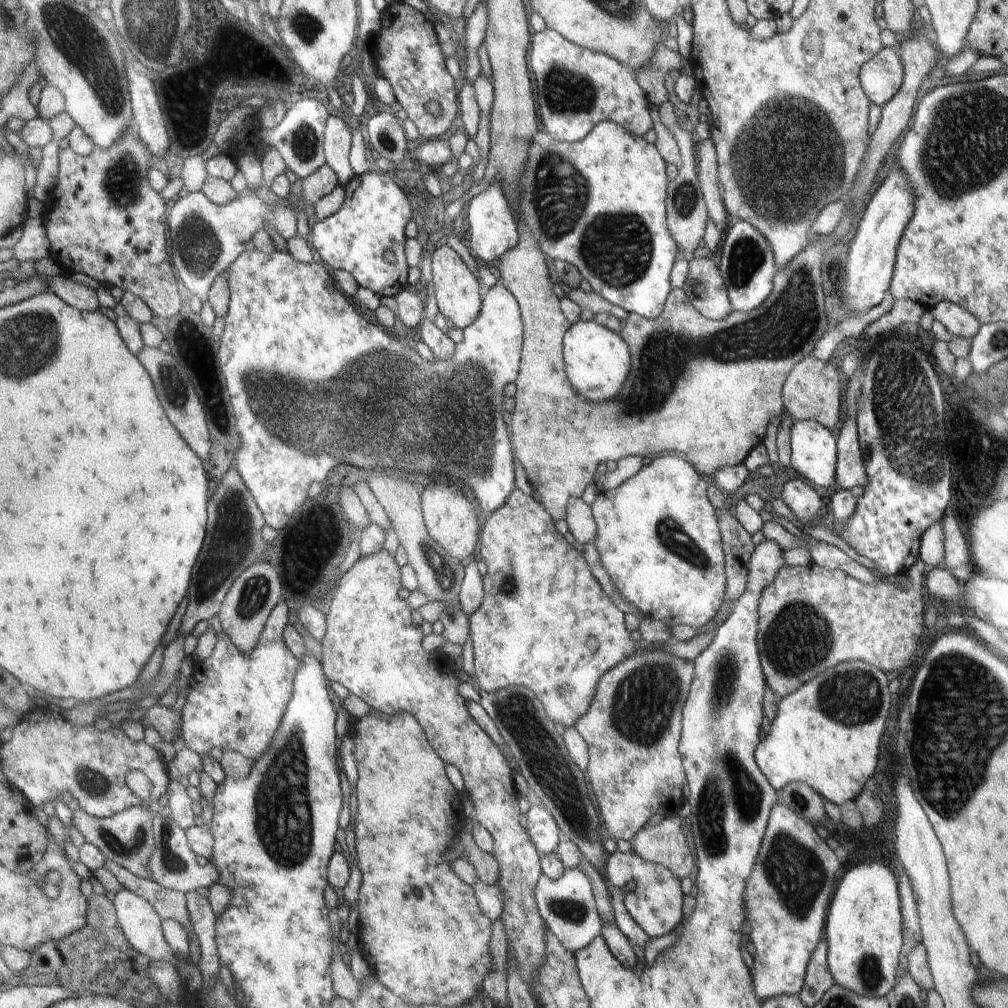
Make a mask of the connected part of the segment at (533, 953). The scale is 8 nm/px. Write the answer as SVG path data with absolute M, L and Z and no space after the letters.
M386 548L378 554L373 554L367 557L362 557L358 559L355 565L352 567L352 570L347 571L340 580L338 592L334 597L334 602L332 602L331 612L328 614L327 619L329 622L327 637L323 640L324 647L324 666L325 673L329 677L330 682L336 681L344 685L350 693L355 694L366 701L372 706L375 711L380 713L386 713L390 717L394 715L399 715L400 713L410 713L414 715L414 718L417 718L421 725L426 729L428 738L430 739L431 744L436 749L436 752L447 762L447 764L453 764L456 766L463 775L466 784L467 796L472 798L475 802L476 810L478 811L478 816L475 818L480 824L484 825L486 828L489 828L492 831L492 834L497 840L497 845L495 848L494 854L498 857L499 863L501 864L501 873L502 878L498 885L500 885L504 892L506 893L506 904L504 914L501 916L502 922L506 926L506 932L508 934L509 943L514 947L514 953L516 958L519 960L522 972L524 974L525 981L529 984L533 995L536 1000L539 1002L539 997L535 994L533 990L533 982L538 976L538 970L542 965L545 965L547 952L549 949L549 944L546 940L547 933L547 920L544 920L542 913L540 912L539 902L537 899L537 888L539 882L541 881L542 875L545 874L543 871L543 854L540 849L537 847L537 844L534 842L531 832L524 828L522 824L522 810L520 810L520 798L518 798L518 788L516 788L515 783L515 770L511 767L511 764L507 756L501 751L501 748L494 742L494 739L485 731L485 728L482 728L481 724L478 724L478 721L474 718L473 713L470 712L469 702L465 696L462 696L461 693L461 680L457 677L458 669L456 668L456 663L454 660L448 656L448 654L443 654L441 651L429 651L424 646L424 639L427 637L423 631L422 626L418 626L412 618L413 606L409 603L408 600L400 596L400 590L402 590L402 567L394 555Z

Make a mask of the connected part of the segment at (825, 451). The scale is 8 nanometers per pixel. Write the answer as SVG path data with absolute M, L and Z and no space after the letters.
M794 420L791 428L791 463L800 476L824 486L836 488L837 437L819 422Z

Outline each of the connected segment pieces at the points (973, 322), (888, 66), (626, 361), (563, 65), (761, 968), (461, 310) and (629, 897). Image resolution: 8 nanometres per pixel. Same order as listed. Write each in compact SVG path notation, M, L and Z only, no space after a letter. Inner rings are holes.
M940 301L930 309L932 316L952 334L953 337L971 339L980 328L981 322L966 309L953 302Z
M882 47L860 69L859 79L870 102L882 106L902 84L902 61L893 47Z
M596 320L571 325L565 336L565 359L574 388L595 403L616 399L633 372L634 356L629 341Z
M547 28L535 35L531 67L538 79L544 130L565 143L583 141L604 121L614 121L643 137L654 128L650 99L636 72L609 54L594 52Z
M784 803L772 805L762 839L760 856L749 876L745 905L752 932L750 940L756 948L754 988L764 1002L773 996L797 995L803 987L808 959L824 936L825 915L835 892L836 872L842 868L841 858L828 846L810 823L796 816Z
M447 244L434 253L432 268L435 296L440 311L447 319L462 329L474 324L480 318L485 303L485 291L480 286L480 280L476 278L476 274L468 268L465 258L455 248Z
M615 852L610 855L606 874L617 887L626 891L625 901L628 910L632 916L644 927L651 937L658 938L658 936L666 936L672 930L676 930L684 920L684 890L682 890L682 879L678 878L667 866L660 863L648 862L639 854L634 852ZM630 884L636 884L635 890L630 890Z

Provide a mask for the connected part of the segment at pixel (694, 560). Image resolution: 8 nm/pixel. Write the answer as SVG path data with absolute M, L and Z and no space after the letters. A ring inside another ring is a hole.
M668 454L655 456L652 458L652 462L649 466L645 466L642 472L627 480L624 484L621 484L618 488L610 490L601 490L597 499L593 502L593 511L596 520L599 524L598 538L595 543L600 549L600 554L602 555L602 562L604 566L609 570L612 582L619 591L619 595L632 603L636 610L640 610L645 613L646 616L650 615L656 620L665 622L671 629L678 625L690 625L694 628L700 629L700 626L708 624L718 608L722 606L724 598L726 598L726 578L724 578L724 552L722 552L721 543L721 532L719 529L718 520L716 520L716 512L714 512L714 506L708 502L706 498L706 480L698 474L698 469L692 466L688 459L680 458L678 454Z

